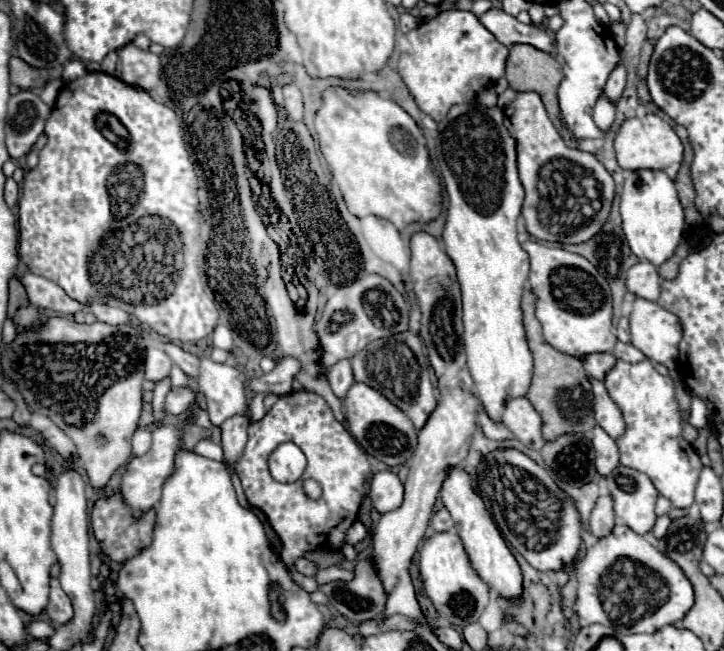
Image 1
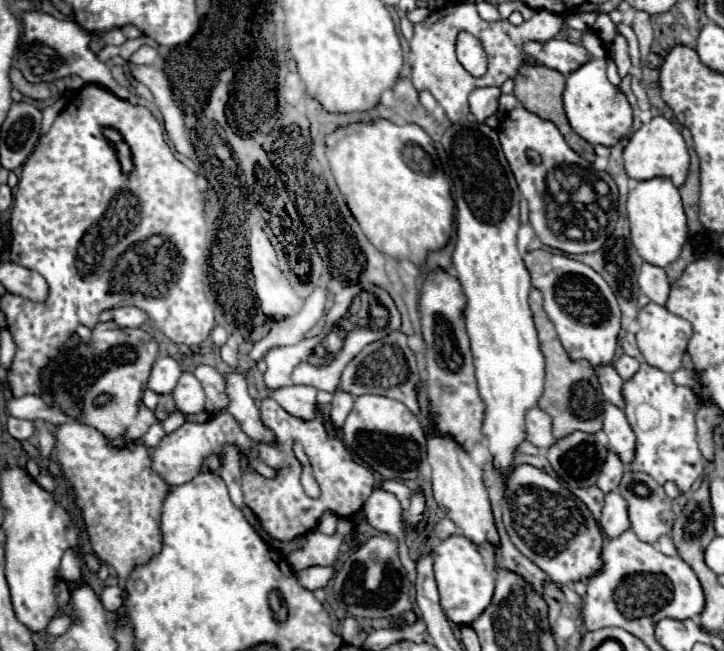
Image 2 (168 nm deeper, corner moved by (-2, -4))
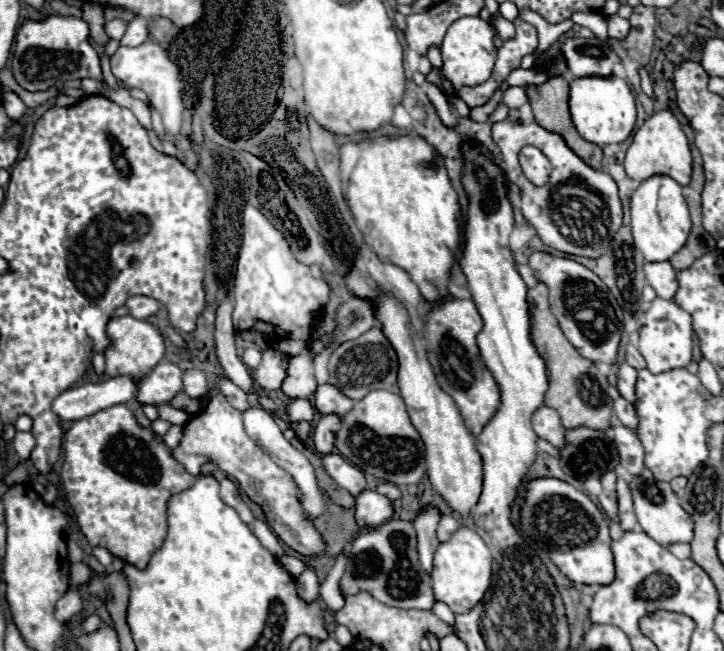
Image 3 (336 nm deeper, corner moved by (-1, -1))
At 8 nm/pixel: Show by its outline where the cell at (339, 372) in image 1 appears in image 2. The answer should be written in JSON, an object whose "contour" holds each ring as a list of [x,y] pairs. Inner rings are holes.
{"contour":[[[338,391],[332,399],[332,409],[330,409],[330,423],[334,429],[340,429],[344,425],[344,419],[346,415],[350,413],[352,409],[352,403],[354,403],[354,397],[348,395],[348,393],[342,393]]]}

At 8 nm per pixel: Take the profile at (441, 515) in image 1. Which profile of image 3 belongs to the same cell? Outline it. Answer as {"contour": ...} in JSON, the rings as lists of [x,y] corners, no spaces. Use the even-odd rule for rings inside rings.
{"contour":[[[443,516],[441,522],[439,522],[439,526],[437,526],[437,538],[439,538],[441,542],[445,542],[459,526],[461,526],[461,524],[459,524],[453,516]]]}

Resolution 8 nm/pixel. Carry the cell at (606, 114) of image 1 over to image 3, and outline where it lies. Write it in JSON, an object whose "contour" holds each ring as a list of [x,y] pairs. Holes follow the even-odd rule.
{"contour":[[[575,12],[571,20],[579,26],[589,28],[601,42],[607,42],[607,18],[601,12]]]}

